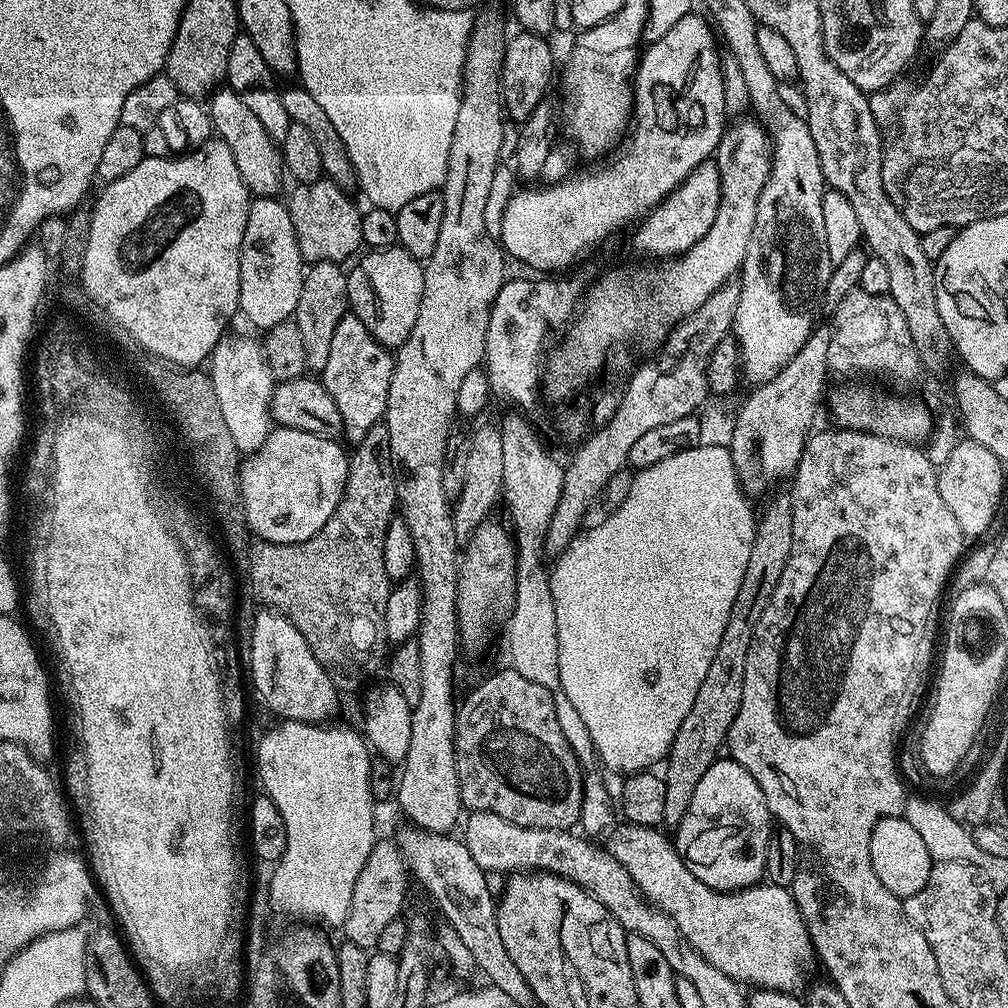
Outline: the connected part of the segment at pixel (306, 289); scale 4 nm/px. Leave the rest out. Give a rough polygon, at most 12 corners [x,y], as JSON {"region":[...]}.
{"region":[[305,267],[294,319],[308,368],[323,373],[348,311],[347,271]]}

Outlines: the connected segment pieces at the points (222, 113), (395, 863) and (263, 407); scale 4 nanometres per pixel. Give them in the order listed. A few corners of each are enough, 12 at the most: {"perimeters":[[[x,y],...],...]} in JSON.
{"perimeters":[[[232,88],[206,104],[253,197],[286,180],[280,145]],[[384,838],[370,850],[342,925],[376,948],[408,896],[410,873]],[[224,335],[210,357],[222,418],[242,454],[274,427],[259,339]]]}

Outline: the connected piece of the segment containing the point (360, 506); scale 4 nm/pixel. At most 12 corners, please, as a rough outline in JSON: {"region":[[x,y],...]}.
{"region":[[388,428],[351,449],[314,538],[257,539],[261,605],[341,693],[386,660]]}

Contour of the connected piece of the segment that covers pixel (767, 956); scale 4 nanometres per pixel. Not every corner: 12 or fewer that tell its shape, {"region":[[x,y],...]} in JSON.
{"region":[[659,827],[611,856],[726,978],[799,993],[814,960],[791,891],[715,892]]}

